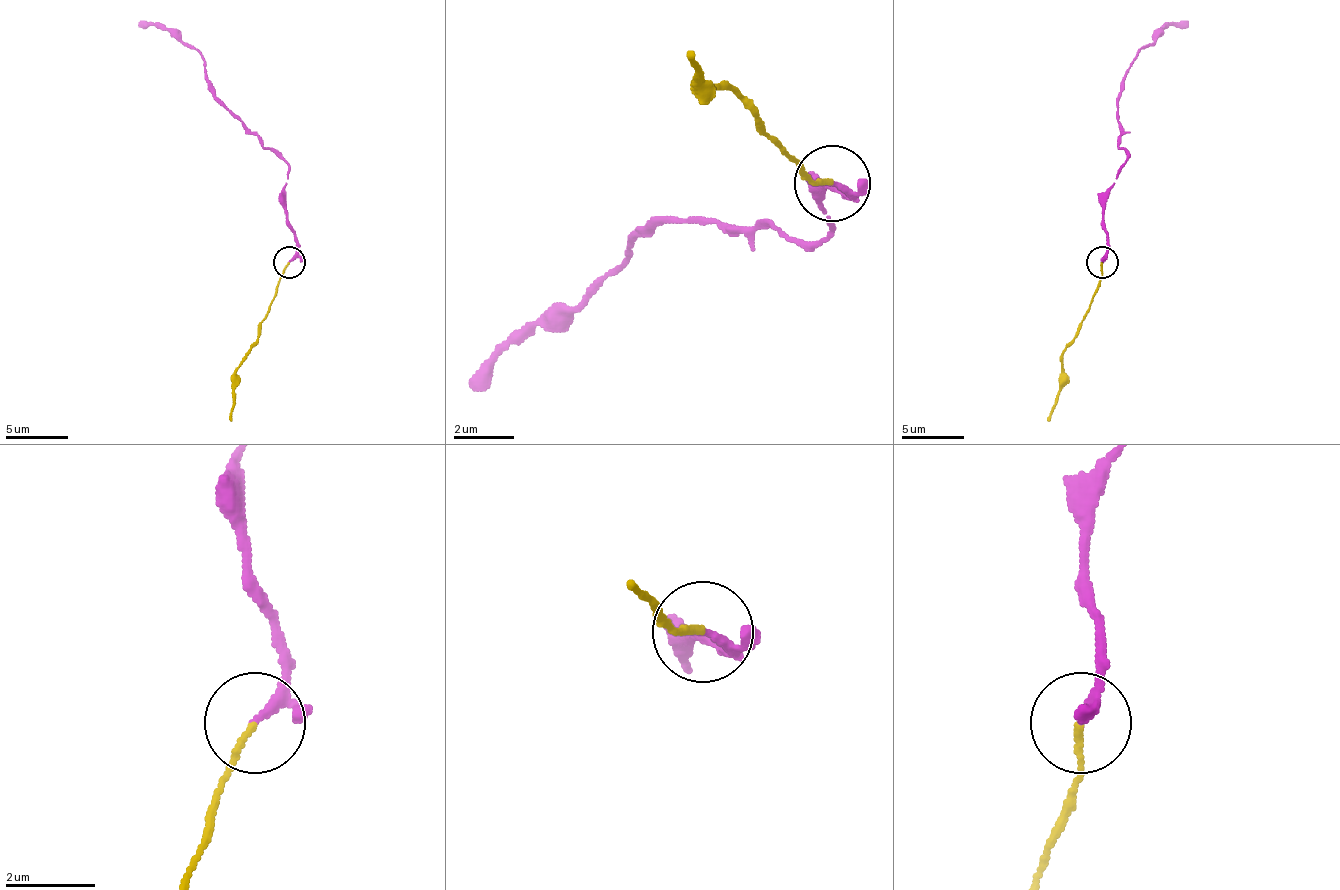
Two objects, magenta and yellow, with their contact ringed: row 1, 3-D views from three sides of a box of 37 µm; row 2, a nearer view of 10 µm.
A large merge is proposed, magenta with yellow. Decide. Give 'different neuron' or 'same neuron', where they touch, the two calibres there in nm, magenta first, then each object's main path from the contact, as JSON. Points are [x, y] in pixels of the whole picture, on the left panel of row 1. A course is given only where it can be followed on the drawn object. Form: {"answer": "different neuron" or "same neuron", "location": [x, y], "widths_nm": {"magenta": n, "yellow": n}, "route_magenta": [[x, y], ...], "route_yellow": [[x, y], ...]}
{"answer": "same neuron", "location": [289, 262], "widths_nm": {"magenta": 140, "yellow": 120}, "route_magenta": [[288, 261], [298, 249], [298, 236], [288, 221], [288, 167], [219, 98], [203, 57], [182, 39], [141, 20]], "route_yellow": [[288, 261], [260, 337], [238, 368], [232, 421]]}

